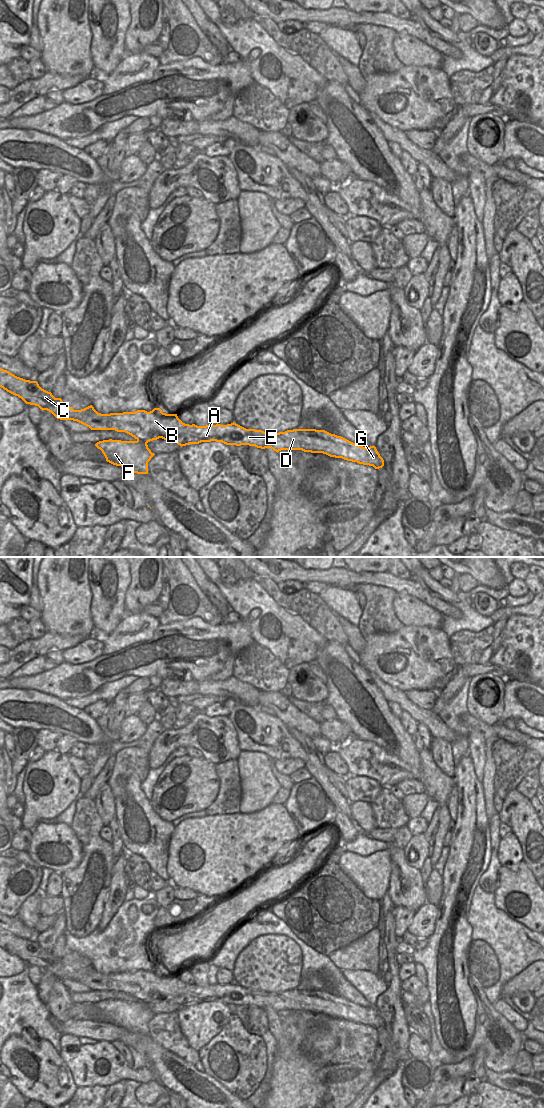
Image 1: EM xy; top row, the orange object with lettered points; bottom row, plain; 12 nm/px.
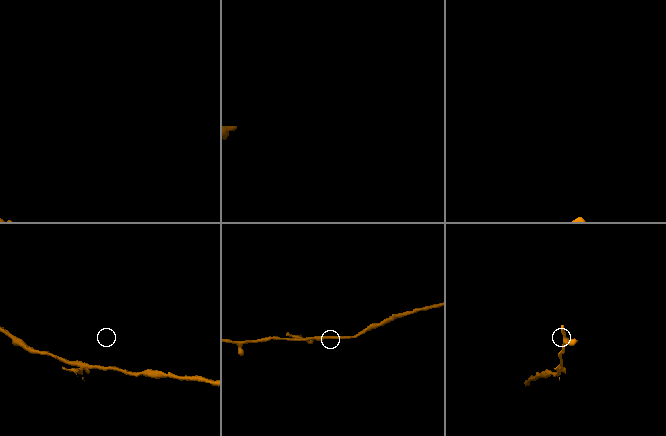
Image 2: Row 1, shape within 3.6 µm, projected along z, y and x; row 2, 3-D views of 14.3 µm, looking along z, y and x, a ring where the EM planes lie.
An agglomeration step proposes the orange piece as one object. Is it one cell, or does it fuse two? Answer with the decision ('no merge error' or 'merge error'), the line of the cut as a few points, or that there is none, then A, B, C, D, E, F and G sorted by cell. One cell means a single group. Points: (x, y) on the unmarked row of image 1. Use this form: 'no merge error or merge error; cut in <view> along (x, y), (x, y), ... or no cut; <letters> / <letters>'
merge error; cut in xy along (137, 1000), (142, 1000), (146, 1003); A B C D E G / F

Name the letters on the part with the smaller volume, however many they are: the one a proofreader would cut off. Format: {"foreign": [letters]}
{"foreign": ["F"]}

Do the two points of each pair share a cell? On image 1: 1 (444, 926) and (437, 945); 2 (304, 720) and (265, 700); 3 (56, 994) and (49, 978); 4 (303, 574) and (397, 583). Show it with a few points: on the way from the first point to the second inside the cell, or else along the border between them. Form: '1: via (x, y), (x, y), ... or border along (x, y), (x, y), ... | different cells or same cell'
1: via (443, 931), (439, 940) | same cell
2: via (294, 715), (275, 700) | same cell
3: border along (57, 979), (52, 985), (46, 1003) | different cells
4: via (326, 576), (374, 578) | same cell

